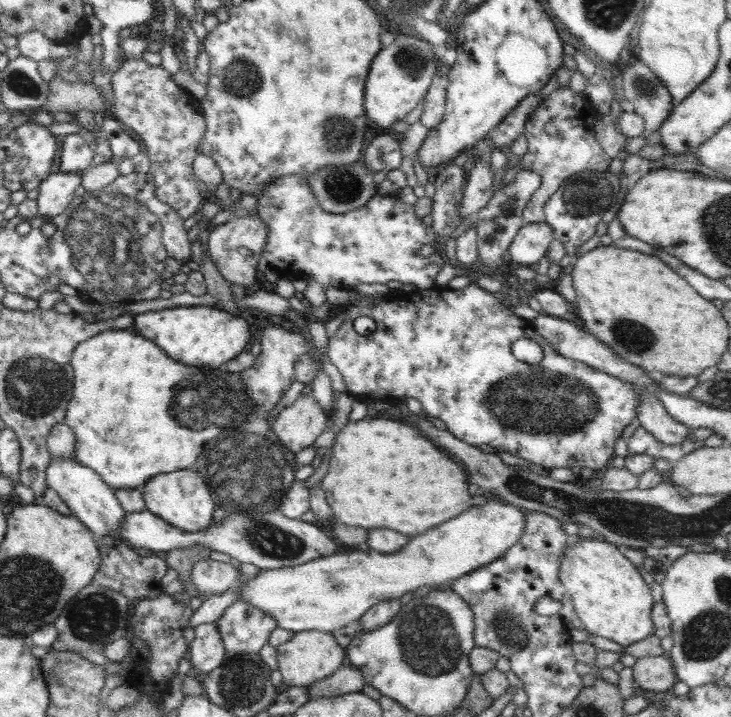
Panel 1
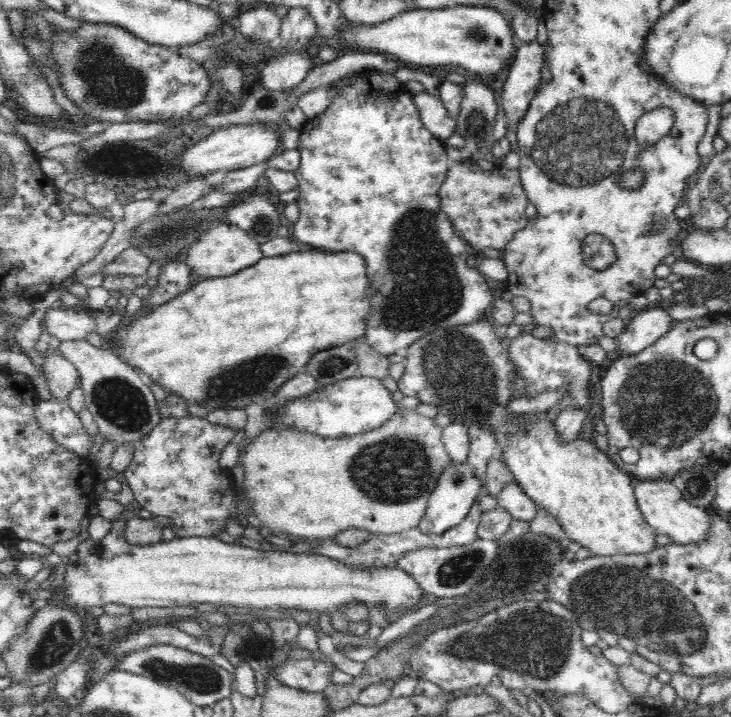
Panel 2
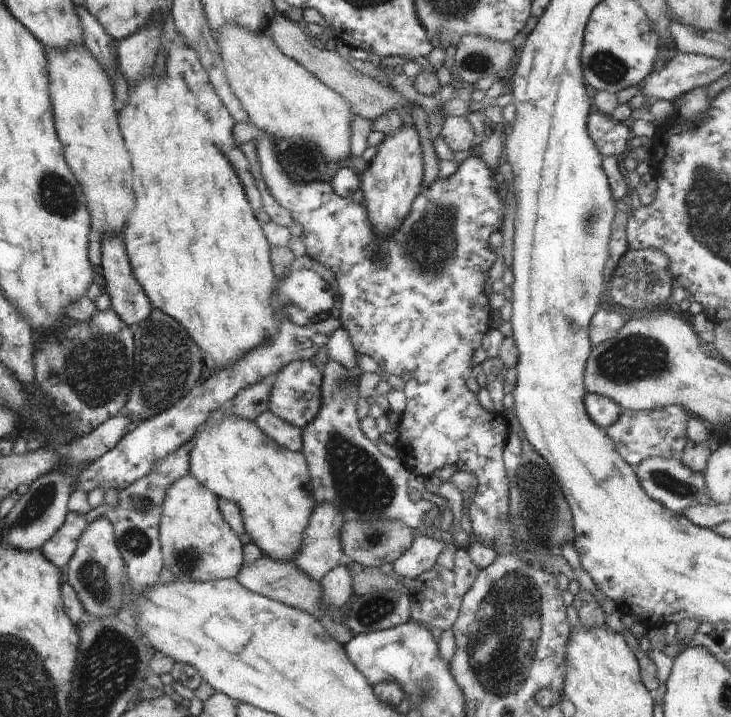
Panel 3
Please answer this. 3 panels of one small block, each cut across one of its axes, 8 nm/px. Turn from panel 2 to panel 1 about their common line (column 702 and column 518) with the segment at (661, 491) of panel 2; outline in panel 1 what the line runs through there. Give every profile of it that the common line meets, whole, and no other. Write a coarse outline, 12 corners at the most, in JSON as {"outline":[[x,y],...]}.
{"outline":[[473,505],[395,553],[260,570],[239,599],[278,627],[332,633],[383,600],[445,588],[524,534]]}

